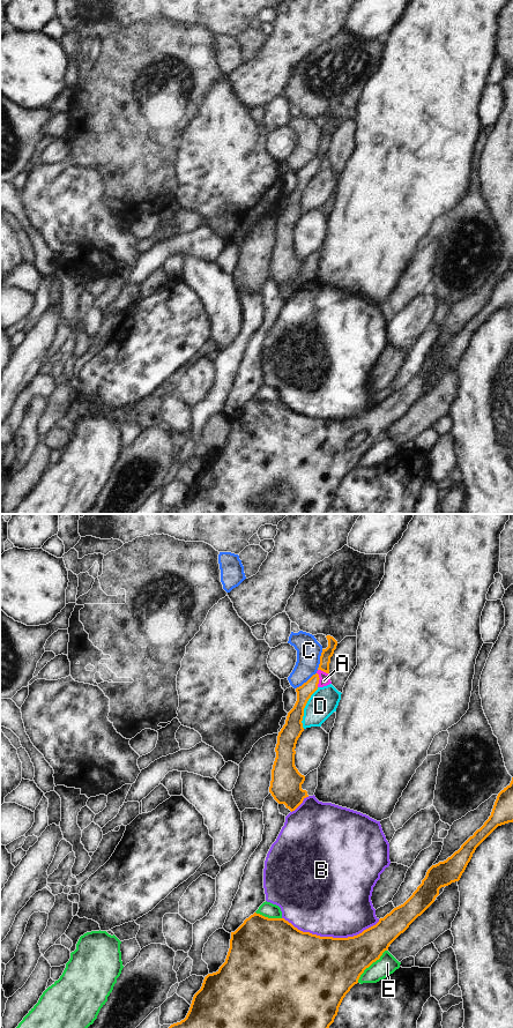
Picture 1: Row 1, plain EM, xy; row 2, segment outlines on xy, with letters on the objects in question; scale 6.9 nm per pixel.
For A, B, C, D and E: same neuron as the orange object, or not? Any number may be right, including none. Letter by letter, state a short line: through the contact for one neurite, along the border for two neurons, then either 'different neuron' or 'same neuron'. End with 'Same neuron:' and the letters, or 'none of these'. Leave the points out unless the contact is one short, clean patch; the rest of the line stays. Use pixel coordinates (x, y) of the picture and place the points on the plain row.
A: line xy (317, 155), (319, 161), (318, 169); different neuron
B: different neuron
C: line xy (322, 132), (317, 151); different neuron
D: line xy (318, 170), (304, 191), (303, 210); different neuron
E: different neuron
Same neuron: none of these

